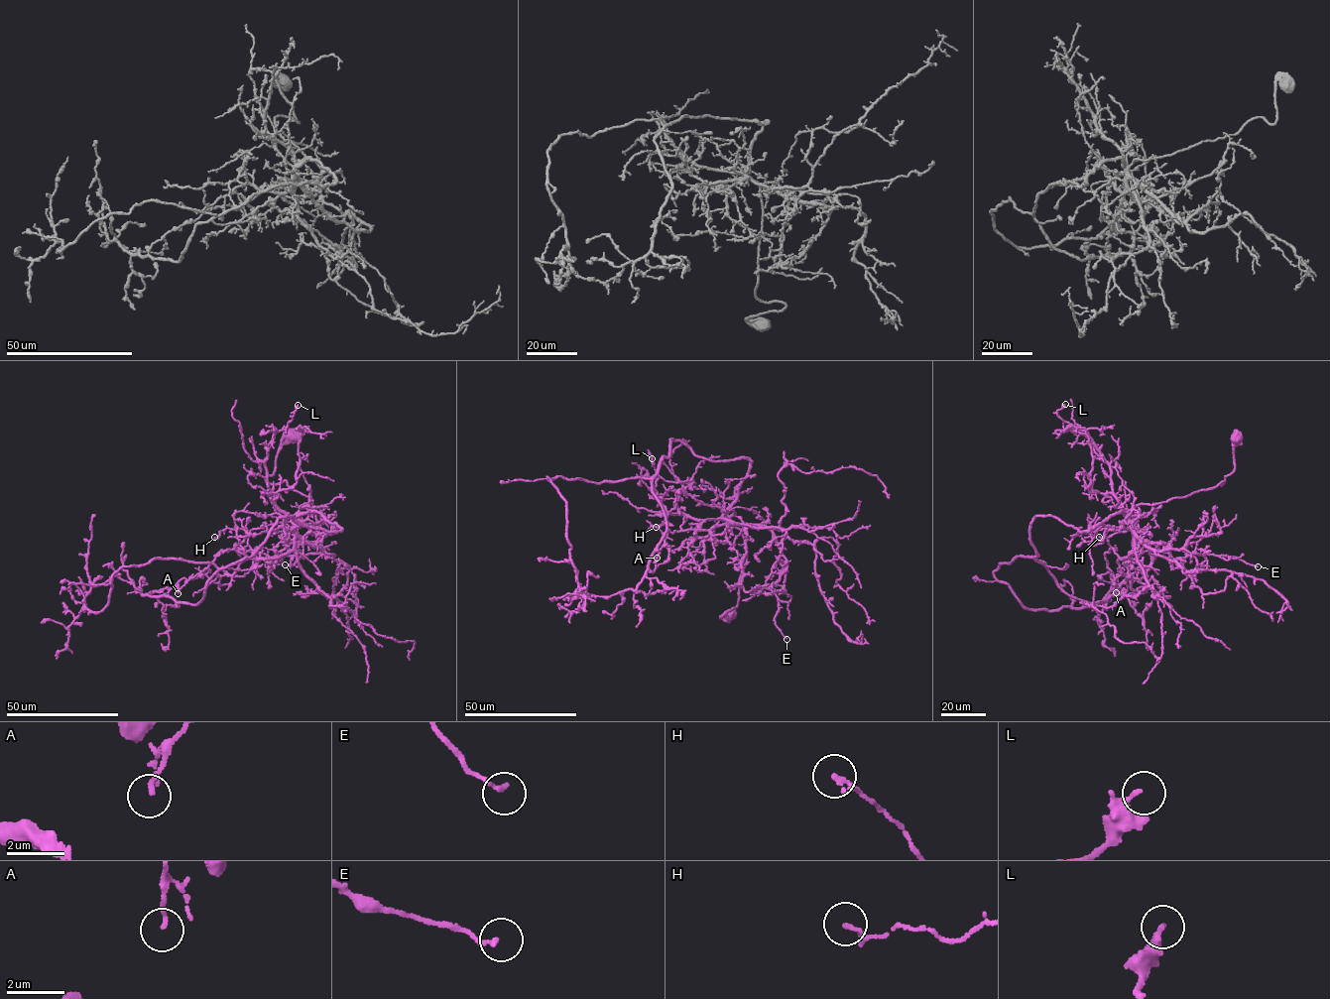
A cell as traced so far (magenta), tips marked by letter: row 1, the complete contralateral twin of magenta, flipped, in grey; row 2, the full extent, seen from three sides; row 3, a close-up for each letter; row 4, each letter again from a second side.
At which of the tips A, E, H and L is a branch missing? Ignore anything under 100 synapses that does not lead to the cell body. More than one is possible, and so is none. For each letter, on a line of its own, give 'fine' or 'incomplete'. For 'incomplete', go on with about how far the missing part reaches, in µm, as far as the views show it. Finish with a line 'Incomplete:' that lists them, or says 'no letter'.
A: fine
E: fine
H: fine
L: fine
Incomplete: no letter

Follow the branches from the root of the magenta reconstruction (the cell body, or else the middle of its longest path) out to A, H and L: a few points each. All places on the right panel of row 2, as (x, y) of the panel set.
A: (1237, 437), (1234, 470), (1222, 485), (1129, 511), (1134, 551), (1123, 559), (1112, 549), (1104, 556), (1116, 592)
H: (1237, 437), (1234, 470), (1222, 485), (1139, 504), (1120, 524), (1132, 529), (1099, 537)
L: (1237, 437), (1234, 470), (1222, 485), (1139, 504), (1126, 515), (1102, 453), (1087, 432), (1058, 416), (1065, 404)

